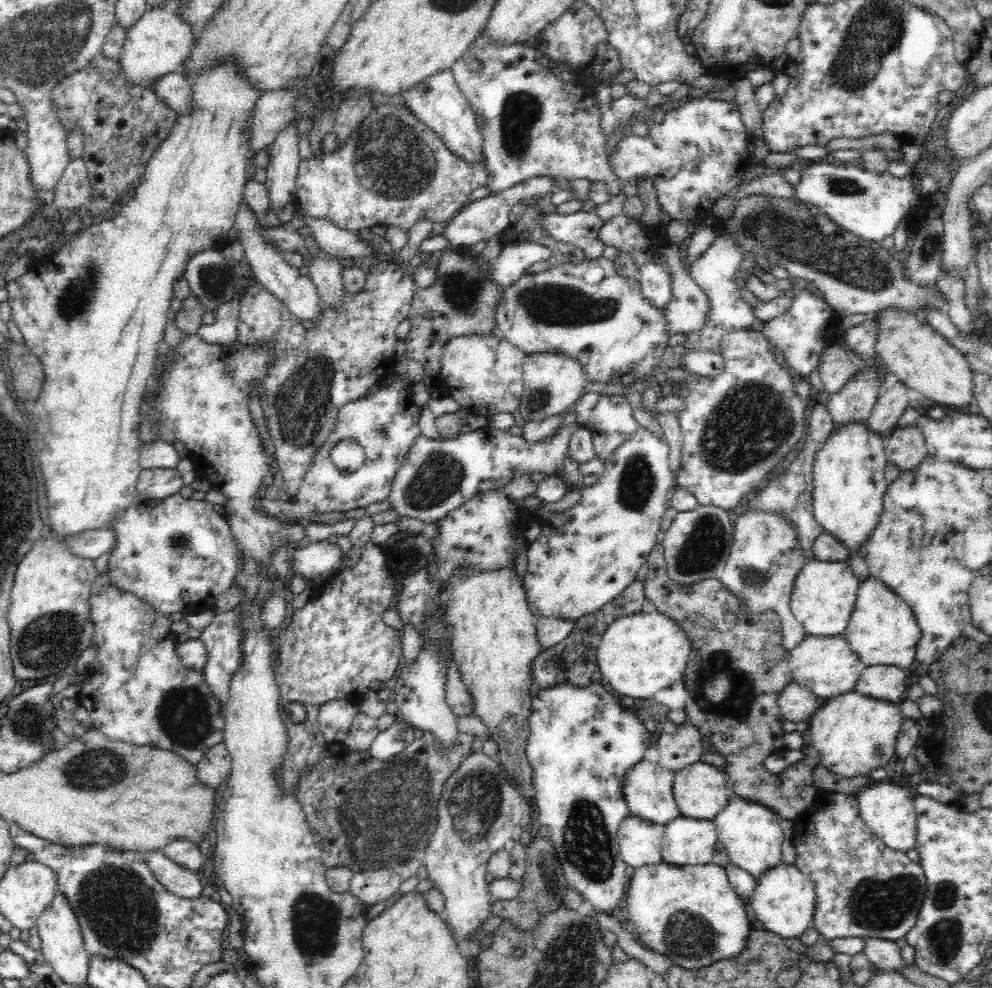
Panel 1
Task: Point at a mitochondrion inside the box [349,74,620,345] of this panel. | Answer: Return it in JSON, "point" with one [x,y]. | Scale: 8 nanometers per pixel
{"point":[521,111]}

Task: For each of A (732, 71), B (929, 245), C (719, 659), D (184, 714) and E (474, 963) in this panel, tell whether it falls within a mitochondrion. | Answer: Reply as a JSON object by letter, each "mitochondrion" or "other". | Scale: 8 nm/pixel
{"A":"other","B":"mitochondrion","C":"other","D":"mitochondrion","E":"other"}

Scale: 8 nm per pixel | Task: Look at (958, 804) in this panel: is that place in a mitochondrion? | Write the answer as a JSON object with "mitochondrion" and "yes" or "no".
{"mitochondrion":"no"}

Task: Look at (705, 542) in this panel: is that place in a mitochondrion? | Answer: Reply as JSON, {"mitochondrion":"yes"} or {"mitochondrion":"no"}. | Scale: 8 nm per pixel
{"mitochondrion":"yes"}

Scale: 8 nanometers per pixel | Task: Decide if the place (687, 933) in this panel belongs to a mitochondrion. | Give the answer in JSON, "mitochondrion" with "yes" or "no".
{"mitochondrion":"yes"}

